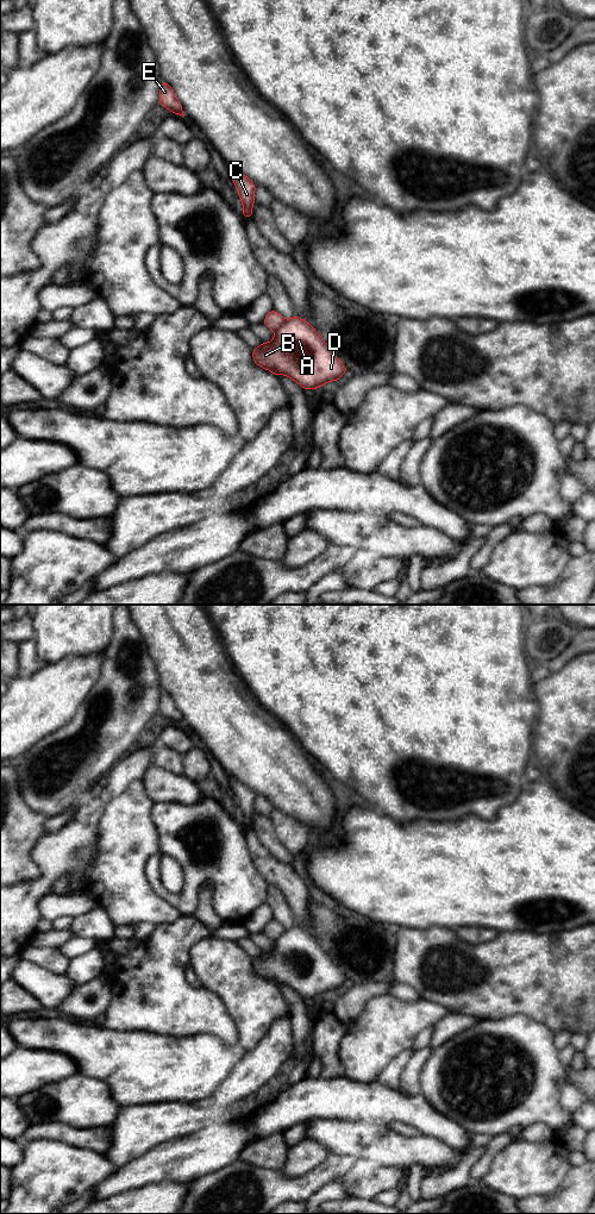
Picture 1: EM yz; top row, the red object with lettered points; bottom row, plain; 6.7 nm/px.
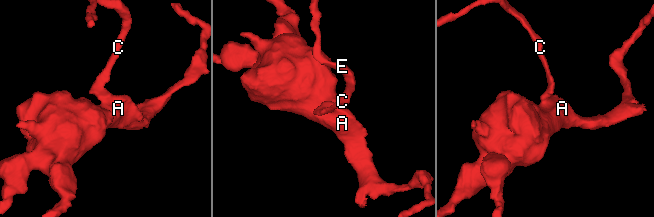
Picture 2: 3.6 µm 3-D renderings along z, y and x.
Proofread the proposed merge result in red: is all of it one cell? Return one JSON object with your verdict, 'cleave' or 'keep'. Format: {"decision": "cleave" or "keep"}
{"decision": "cleave"}

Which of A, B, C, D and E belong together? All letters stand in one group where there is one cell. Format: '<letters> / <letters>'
A B D / C E

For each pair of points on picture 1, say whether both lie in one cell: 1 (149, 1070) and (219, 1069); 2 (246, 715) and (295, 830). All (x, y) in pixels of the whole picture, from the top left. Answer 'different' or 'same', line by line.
1: same
2: different

